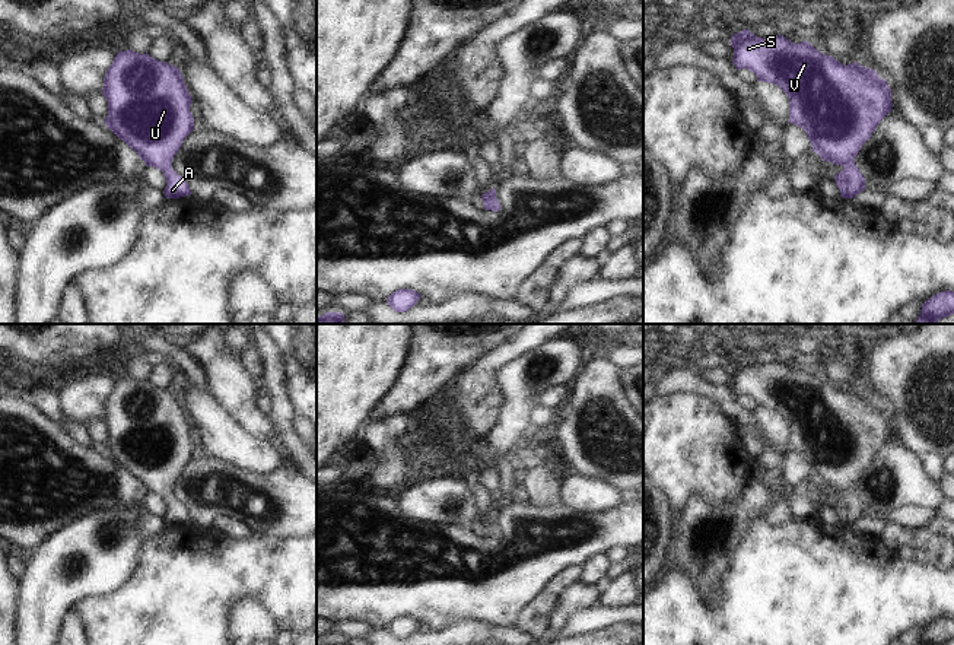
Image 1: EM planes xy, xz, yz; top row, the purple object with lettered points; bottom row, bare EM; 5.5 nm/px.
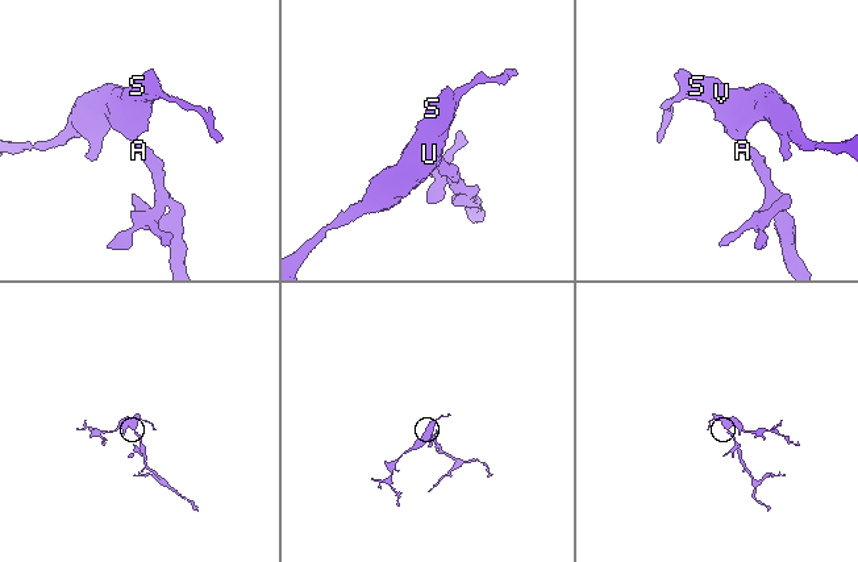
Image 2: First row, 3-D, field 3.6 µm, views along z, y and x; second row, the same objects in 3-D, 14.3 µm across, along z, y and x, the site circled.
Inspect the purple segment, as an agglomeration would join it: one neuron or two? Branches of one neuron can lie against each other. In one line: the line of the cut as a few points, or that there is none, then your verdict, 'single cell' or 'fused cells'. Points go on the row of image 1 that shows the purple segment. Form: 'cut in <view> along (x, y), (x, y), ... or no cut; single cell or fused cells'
no cut; single cell

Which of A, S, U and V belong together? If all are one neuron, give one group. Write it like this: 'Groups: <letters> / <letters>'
Groups: A S U V.

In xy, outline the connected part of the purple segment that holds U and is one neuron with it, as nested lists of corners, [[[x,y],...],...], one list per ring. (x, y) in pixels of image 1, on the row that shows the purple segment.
[[[118,51],[105,73],[106,127],[131,147],[146,166],[163,172],[166,198],[190,196],[190,187],[172,169],[172,159],[194,130],[191,96],[178,67],[147,53]]]

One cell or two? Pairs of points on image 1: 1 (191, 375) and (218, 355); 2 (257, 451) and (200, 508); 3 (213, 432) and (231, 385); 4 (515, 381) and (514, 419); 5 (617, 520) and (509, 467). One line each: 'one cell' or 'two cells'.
1: two cells
2: two cells
3: two cells
4: one cell
5: two cells

